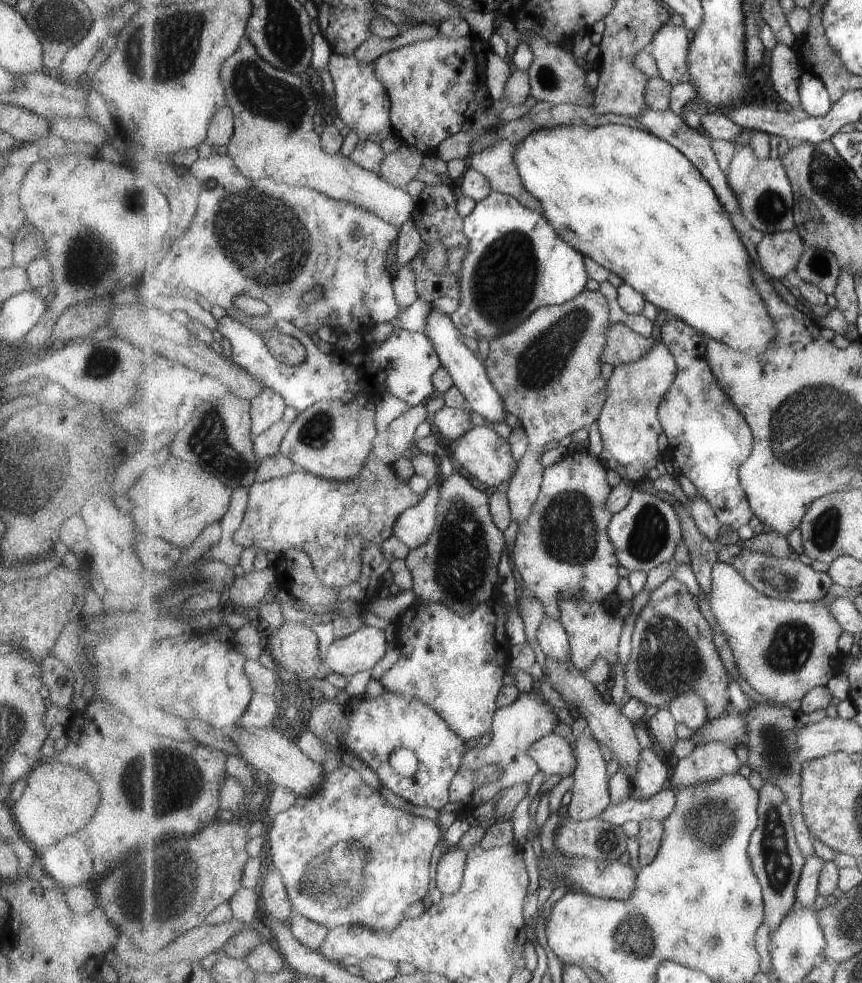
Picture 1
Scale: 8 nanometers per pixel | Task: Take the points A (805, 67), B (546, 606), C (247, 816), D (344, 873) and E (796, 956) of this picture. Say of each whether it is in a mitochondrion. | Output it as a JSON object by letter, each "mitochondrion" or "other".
{"A":"other","B":"other","C":"other","D":"mitochondrion","E":"mitochondrion"}

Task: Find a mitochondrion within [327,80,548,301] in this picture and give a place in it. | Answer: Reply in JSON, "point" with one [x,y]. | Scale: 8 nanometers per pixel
{"point":[490,137]}

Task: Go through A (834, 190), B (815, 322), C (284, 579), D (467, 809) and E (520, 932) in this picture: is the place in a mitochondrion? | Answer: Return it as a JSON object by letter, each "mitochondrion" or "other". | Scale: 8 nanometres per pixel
{"A":"mitochondrion","B":"other","C":"other","D":"other","E":"other"}

